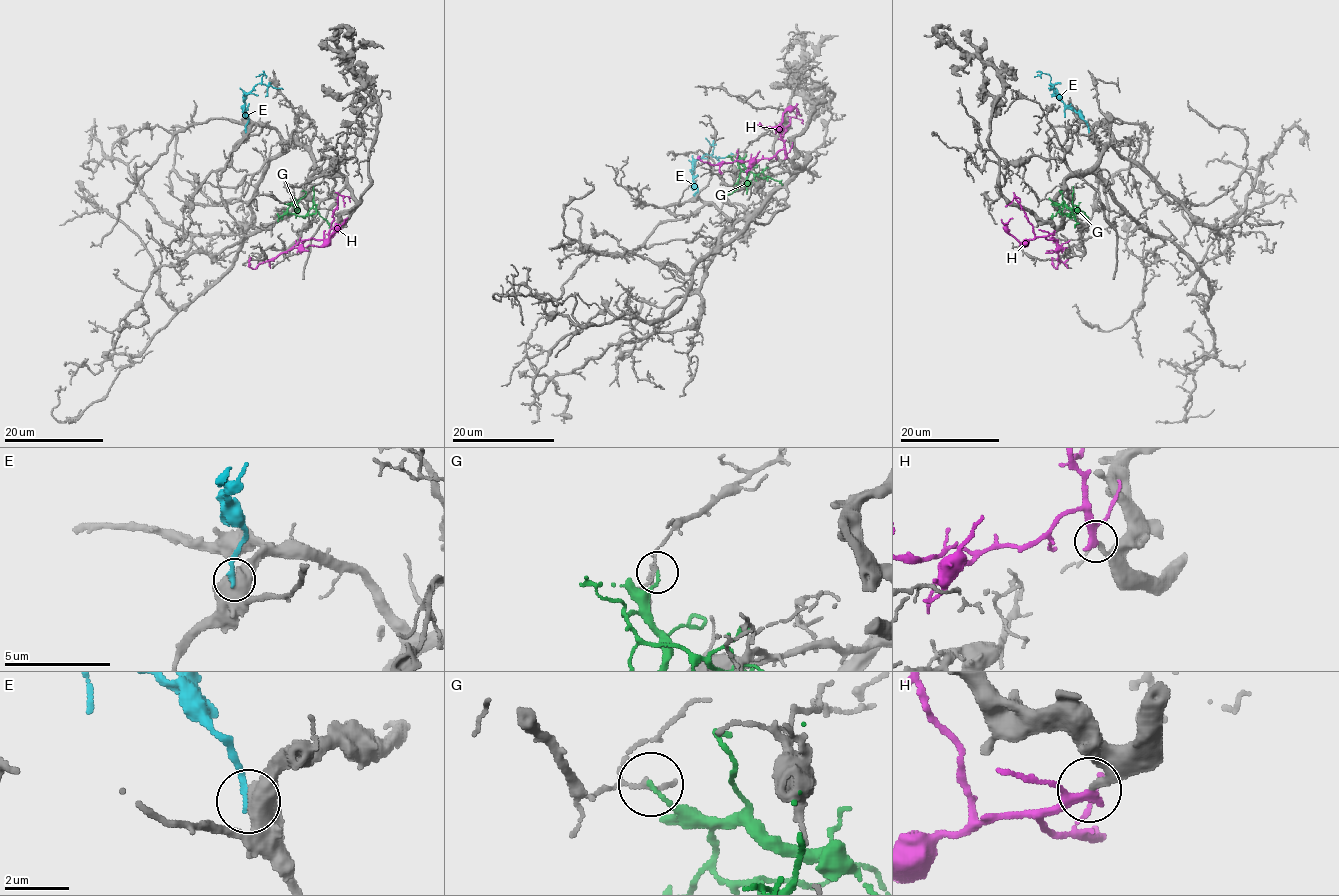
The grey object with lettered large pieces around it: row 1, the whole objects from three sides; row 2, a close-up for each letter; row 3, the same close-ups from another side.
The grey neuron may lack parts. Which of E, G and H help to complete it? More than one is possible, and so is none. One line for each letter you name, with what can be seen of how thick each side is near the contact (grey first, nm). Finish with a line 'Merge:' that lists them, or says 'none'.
Merge: none

